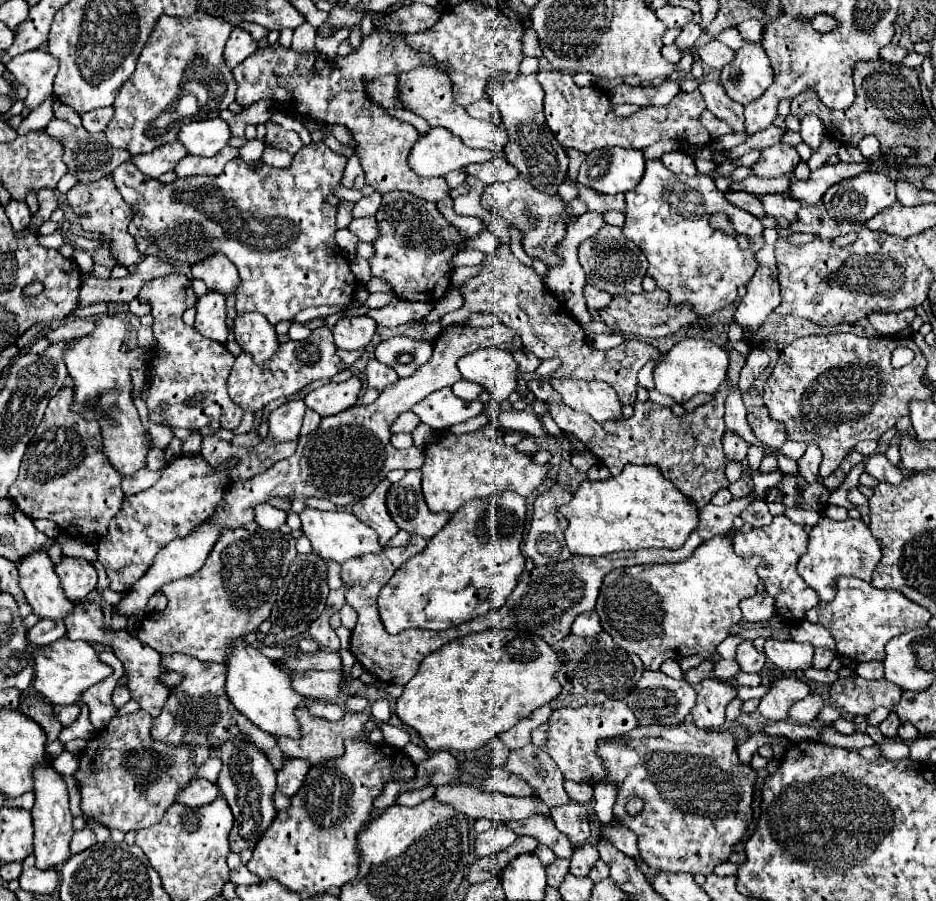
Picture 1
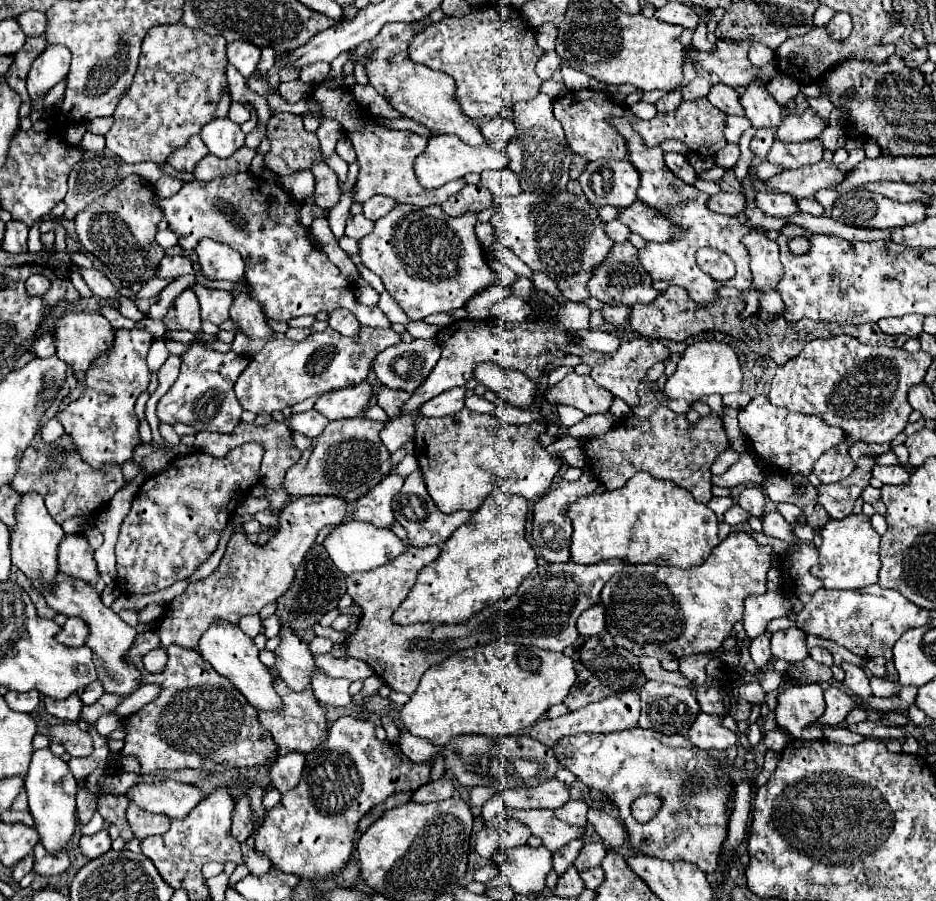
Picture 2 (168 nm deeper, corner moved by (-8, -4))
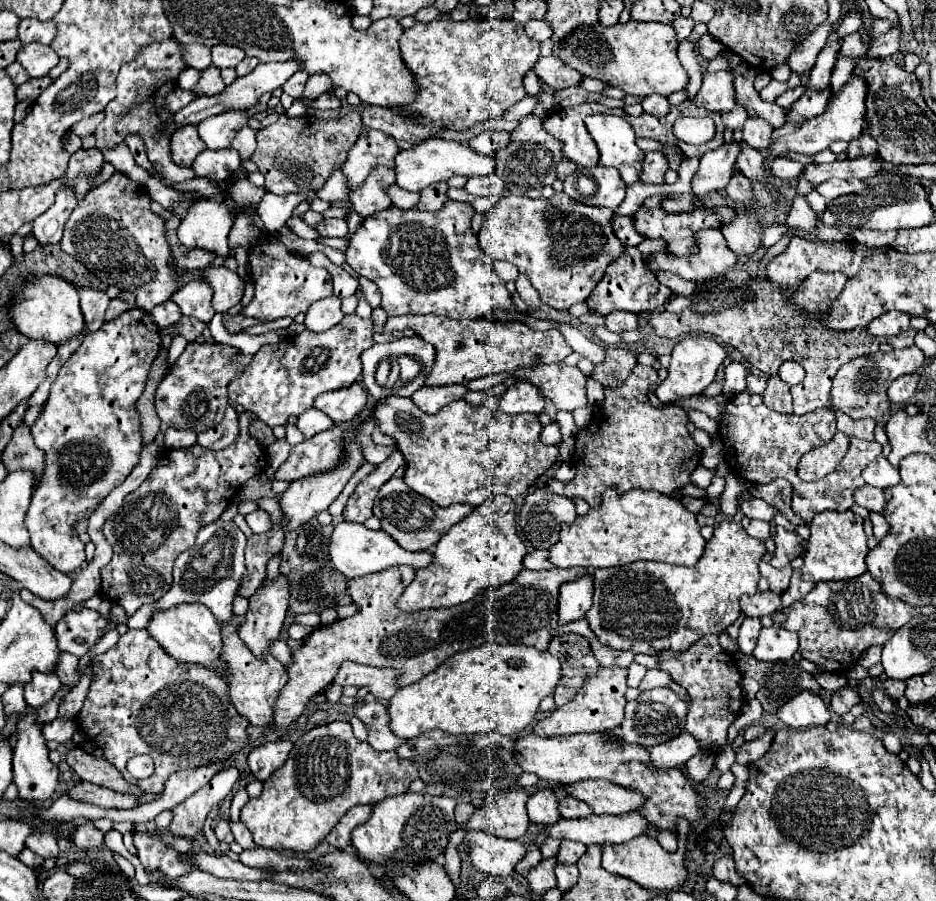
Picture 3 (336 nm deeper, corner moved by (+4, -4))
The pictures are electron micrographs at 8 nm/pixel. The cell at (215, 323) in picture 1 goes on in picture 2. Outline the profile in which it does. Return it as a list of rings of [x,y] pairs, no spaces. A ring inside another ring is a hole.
[[[193,285],[193,291],[199,299],[203,321],[211,321],[215,325],[221,325],[229,319],[229,307],[233,303],[233,297],[229,291],[203,289],[201,285]]]

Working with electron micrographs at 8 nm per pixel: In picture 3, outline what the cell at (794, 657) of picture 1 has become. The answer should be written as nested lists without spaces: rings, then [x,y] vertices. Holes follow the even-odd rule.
[[[763,627],[753,655],[761,661],[787,661],[797,653],[797,647],[797,633],[777,627]]]

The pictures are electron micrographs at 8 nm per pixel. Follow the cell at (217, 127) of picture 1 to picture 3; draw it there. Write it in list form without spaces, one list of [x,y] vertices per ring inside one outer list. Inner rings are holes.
[[[258,103],[247,111],[229,109],[221,115],[209,117],[203,123],[199,123],[199,137],[209,149],[225,149],[231,145],[237,131],[249,123],[251,116],[267,109],[267,104]]]

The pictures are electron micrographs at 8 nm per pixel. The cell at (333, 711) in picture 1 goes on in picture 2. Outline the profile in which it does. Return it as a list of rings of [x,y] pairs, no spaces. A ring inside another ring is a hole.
[[[339,717],[331,727],[327,741],[319,749],[307,755],[305,771],[299,785],[293,791],[283,793],[283,799],[277,807],[267,811],[267,817],[261,829],[255,833],[255,851],[271,861],[273,869],[293,873],[303,881],[321,881],[337,877],[349,863],[353,851],[353,839],[357,833],[359,819],[367,811],[383,803],[391,793],[397,791],[417,791],[429,781],[431,767],[427,763],[413,763],[401,755],[397,743],[379,741],[375,737],[373,721],[359,721],[355,717]]]

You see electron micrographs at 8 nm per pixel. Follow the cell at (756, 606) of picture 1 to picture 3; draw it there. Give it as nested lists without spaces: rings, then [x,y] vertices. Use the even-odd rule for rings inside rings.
[[[765,591],[765,593],[755,593],[755,595],[743,595],[741,597],[741,611],[747,617],[763,617],[763,615],[773,615],[775,611],[779,611],[781,605],[781,595],[773,593],[773,591]]]

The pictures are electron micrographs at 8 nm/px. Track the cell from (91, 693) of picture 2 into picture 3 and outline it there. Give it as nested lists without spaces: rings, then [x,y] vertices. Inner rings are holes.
[[[61,653],[59,655],[59,661],[57,661],[57,677],[61,679],[61,683],[69,683],[71,687],[77,685],[79,681],[79,675],[75,673],[75,667],[77,667],[77,657],[75,655],[69,655],[69,653]]]

